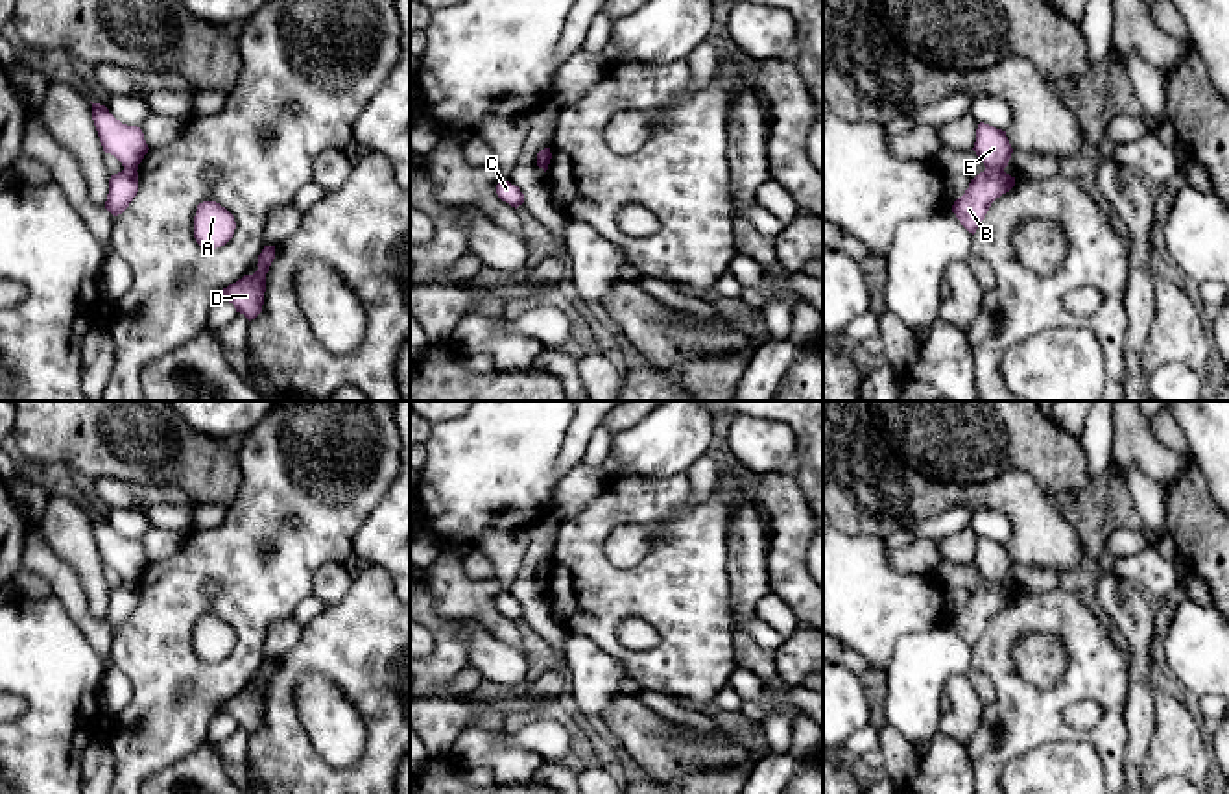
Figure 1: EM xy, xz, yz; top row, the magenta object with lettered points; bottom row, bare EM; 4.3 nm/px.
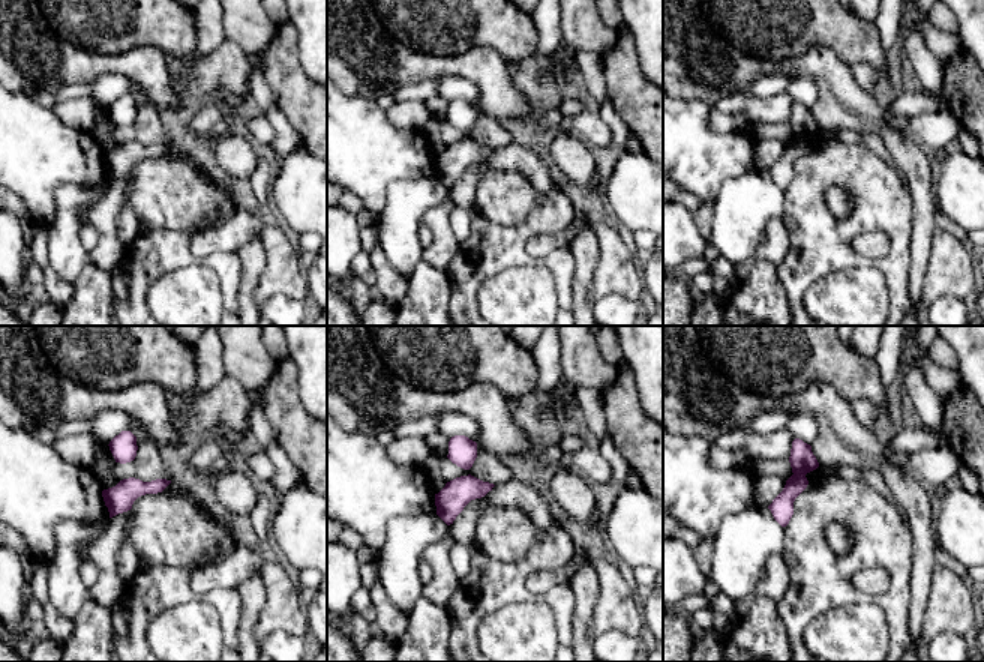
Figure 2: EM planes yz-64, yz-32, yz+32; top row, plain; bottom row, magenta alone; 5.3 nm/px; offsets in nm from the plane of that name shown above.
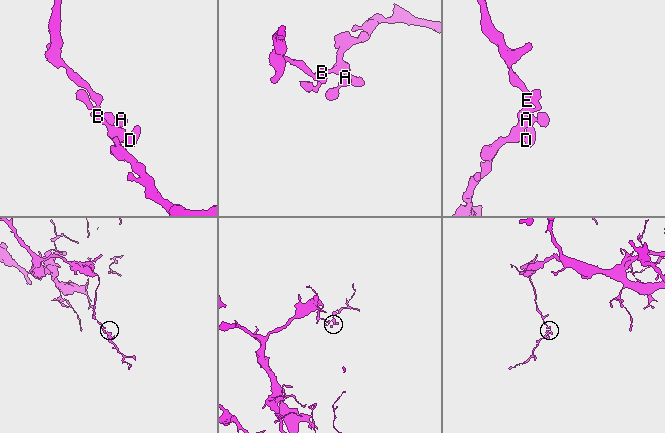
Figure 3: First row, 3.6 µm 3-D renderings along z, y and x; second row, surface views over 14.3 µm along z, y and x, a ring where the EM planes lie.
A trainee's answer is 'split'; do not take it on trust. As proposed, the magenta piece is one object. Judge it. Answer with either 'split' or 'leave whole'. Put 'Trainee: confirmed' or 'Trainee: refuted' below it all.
split
Trainee: confirmed

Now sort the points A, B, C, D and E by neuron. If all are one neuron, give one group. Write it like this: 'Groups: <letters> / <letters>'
Groups: A B C D / E

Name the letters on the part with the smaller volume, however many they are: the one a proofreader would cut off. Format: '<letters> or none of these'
A, B, C, D

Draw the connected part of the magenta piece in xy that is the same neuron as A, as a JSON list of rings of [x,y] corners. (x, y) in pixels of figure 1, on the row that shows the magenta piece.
[[[203,201],[197,205],[194,216],[194,238],[207,249],[214,251],[216,247],[225,246],[236,229],[234,216],[216,201]]]

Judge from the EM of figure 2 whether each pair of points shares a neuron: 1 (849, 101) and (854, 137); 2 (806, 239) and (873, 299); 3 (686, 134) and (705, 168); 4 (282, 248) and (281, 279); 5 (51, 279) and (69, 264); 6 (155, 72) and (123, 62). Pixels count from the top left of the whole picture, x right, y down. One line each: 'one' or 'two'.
1: two
2: two
3: one
4: one
5: two
6: one

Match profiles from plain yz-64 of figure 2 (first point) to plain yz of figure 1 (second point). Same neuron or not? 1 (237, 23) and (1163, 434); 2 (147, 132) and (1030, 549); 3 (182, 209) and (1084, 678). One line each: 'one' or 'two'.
1: two
2: two
3: two

